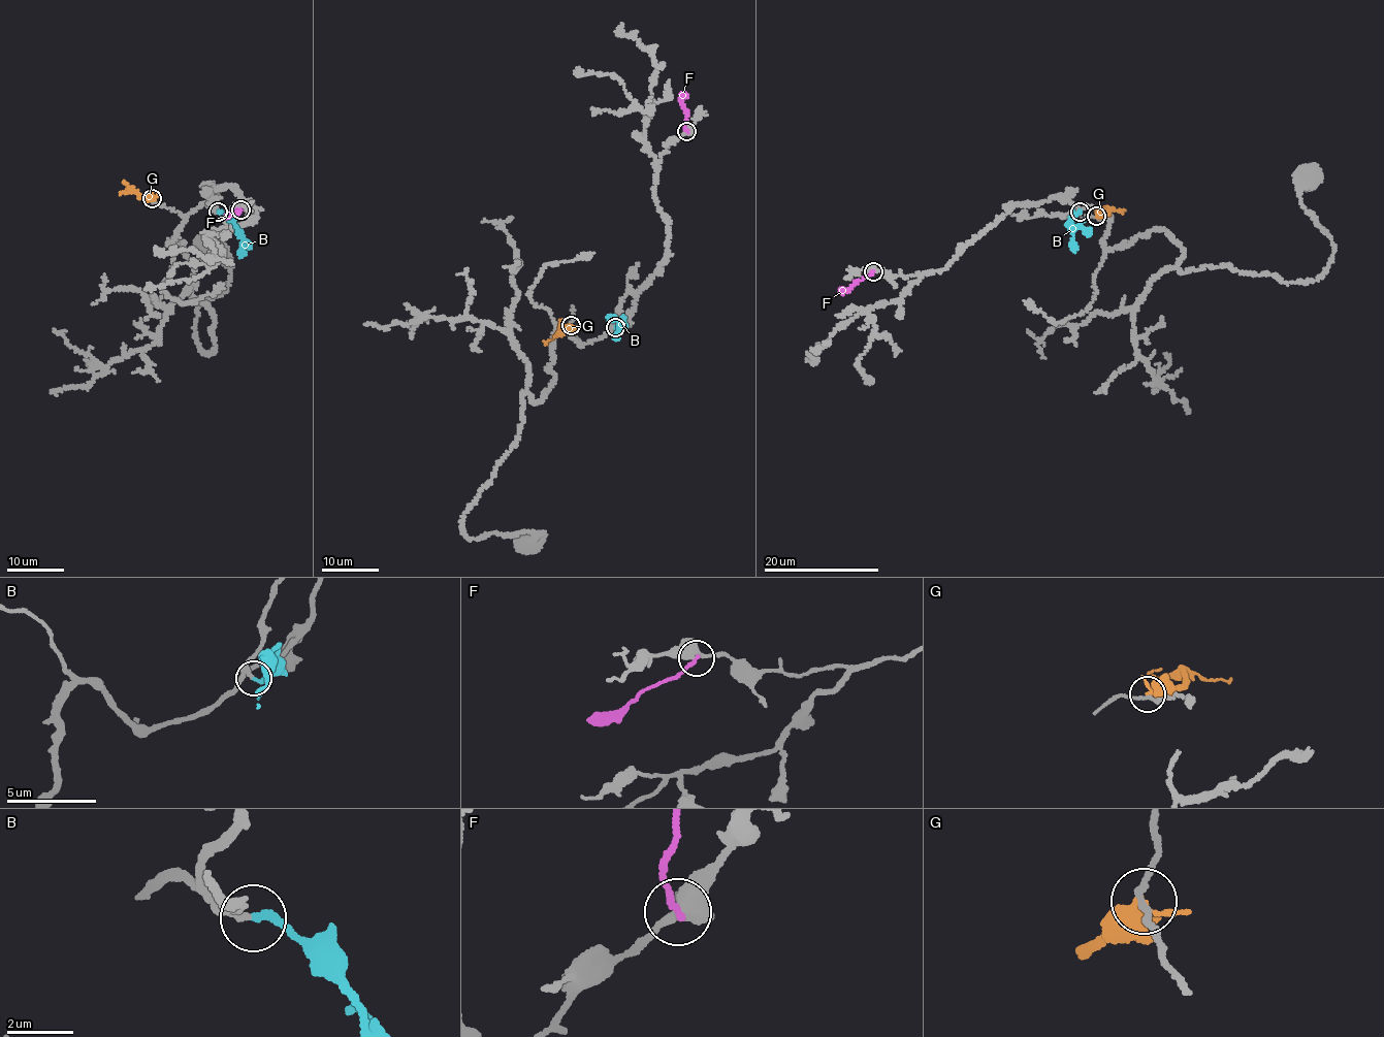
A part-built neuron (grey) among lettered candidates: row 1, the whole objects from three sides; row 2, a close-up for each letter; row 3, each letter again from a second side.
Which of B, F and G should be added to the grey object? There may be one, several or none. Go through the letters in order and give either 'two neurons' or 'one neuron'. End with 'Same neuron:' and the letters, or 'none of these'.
B: one neuron
F: two neurons
G: two neurons
Same neuron: B

